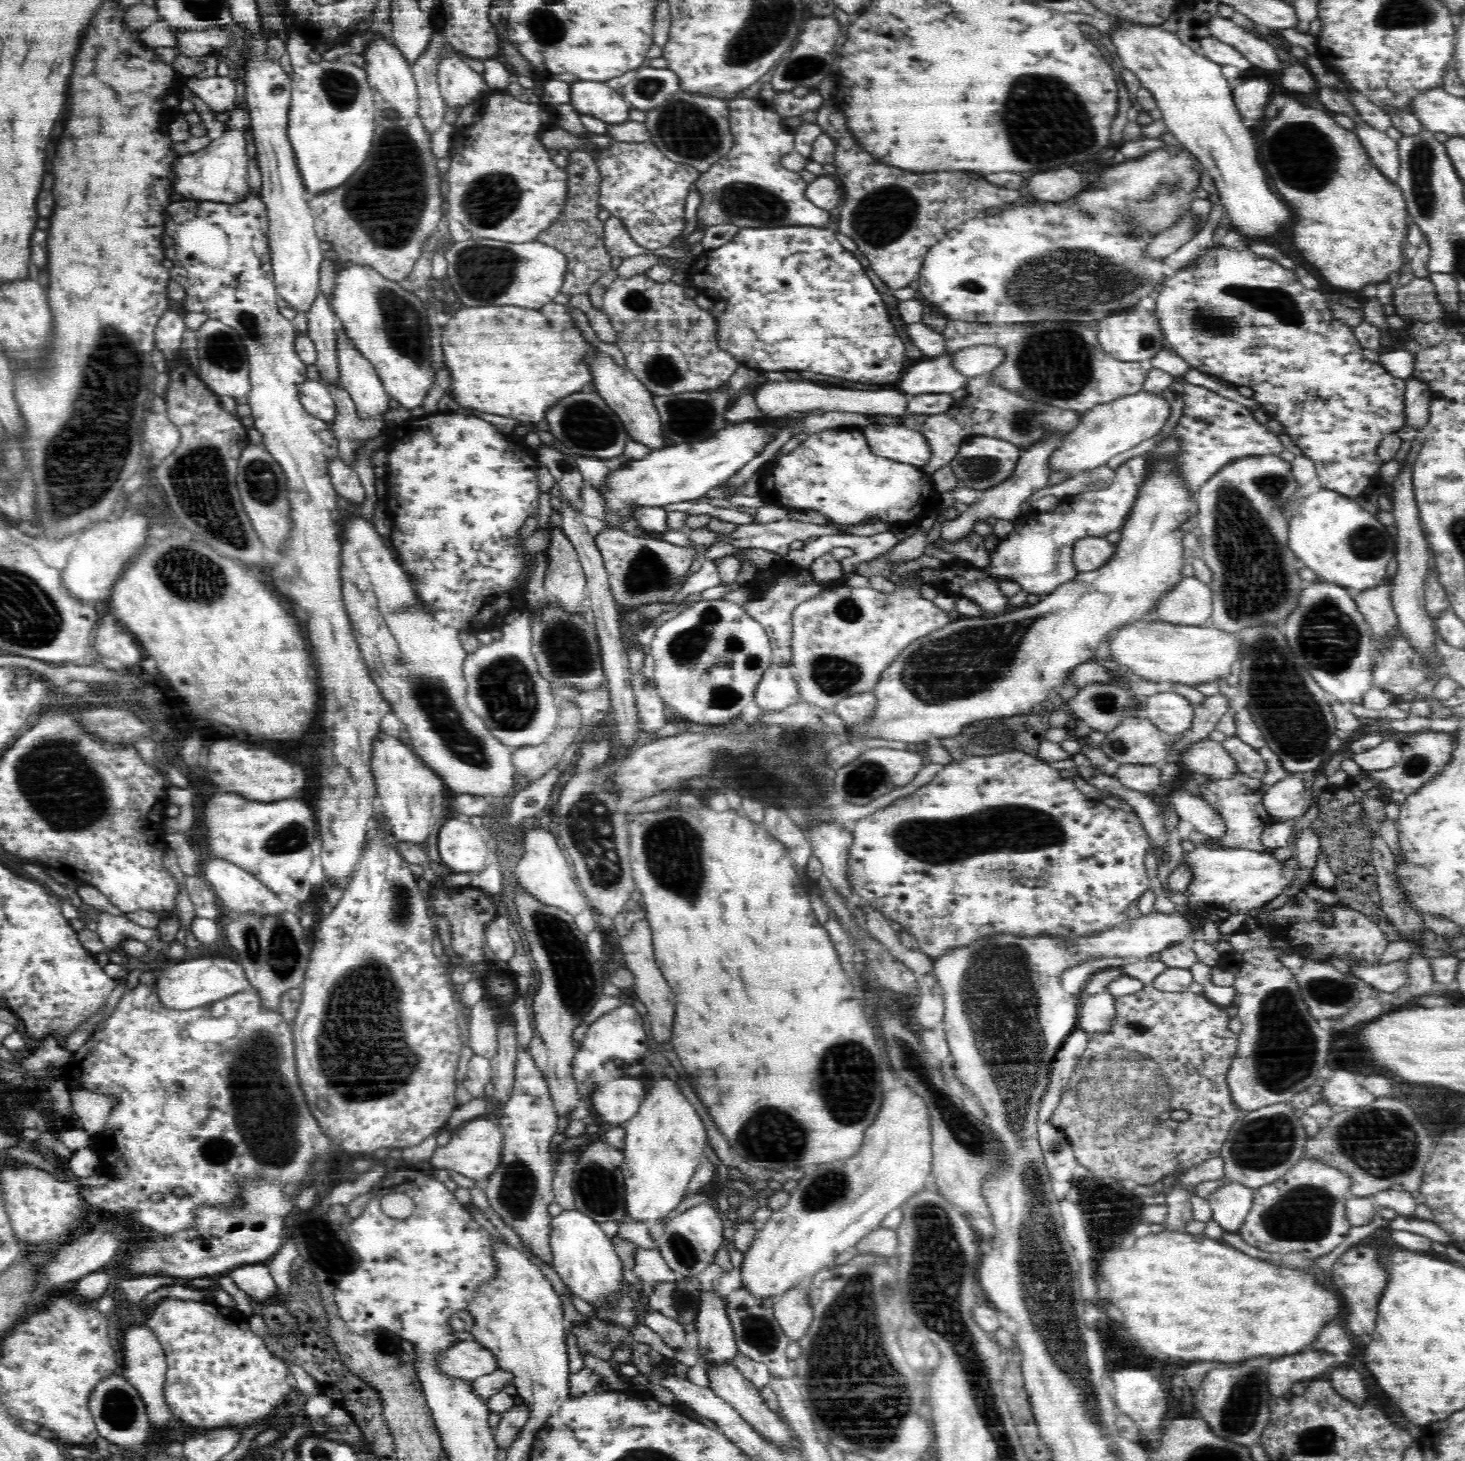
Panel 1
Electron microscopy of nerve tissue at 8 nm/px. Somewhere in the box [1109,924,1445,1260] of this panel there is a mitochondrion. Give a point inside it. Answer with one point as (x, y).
(1284, 1054)

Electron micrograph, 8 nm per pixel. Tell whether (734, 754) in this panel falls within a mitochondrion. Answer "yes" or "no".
no

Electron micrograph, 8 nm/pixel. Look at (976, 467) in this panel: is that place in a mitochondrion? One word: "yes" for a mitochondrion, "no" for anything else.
yes

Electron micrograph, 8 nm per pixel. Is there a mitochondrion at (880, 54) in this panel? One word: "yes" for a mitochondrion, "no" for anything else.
no

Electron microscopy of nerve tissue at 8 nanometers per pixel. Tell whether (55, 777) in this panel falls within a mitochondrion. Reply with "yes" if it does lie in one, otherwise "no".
yes

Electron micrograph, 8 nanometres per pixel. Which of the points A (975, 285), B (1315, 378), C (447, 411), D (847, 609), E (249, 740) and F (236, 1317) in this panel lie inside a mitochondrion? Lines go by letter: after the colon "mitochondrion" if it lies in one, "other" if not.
A: mitochondrion
B: other
C: other
D: mitochondrion
E: other
F: other

